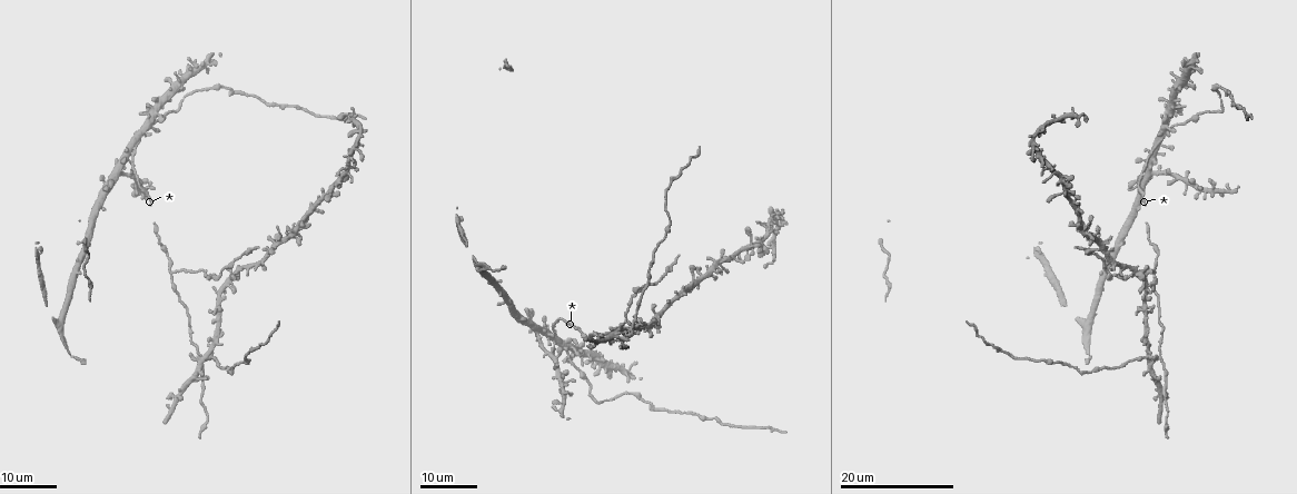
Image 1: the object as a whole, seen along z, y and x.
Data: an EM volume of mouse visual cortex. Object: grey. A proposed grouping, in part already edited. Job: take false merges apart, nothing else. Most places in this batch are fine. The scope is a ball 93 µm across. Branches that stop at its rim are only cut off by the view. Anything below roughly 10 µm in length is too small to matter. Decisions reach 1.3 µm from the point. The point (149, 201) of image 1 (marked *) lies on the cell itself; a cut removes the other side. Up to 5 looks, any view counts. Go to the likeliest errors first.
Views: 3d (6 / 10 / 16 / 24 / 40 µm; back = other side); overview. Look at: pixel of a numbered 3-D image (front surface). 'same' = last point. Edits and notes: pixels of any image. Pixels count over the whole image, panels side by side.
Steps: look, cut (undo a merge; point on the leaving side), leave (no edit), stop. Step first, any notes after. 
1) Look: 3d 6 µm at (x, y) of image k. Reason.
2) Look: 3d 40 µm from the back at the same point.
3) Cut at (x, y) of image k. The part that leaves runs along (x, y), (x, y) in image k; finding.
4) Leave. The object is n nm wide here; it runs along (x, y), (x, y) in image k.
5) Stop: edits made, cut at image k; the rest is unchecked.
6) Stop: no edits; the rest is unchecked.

Look: 3d 24 µm at (134, 153) of image 1. Side arm on a straight run.

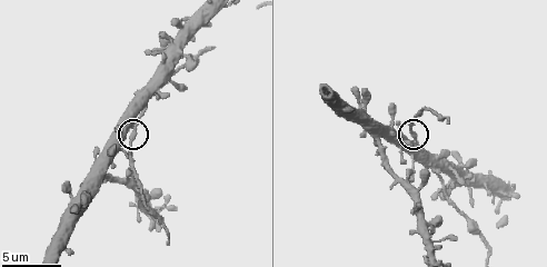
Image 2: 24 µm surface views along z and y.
Look: 3d 10 µm at (412, 135) of image 2.

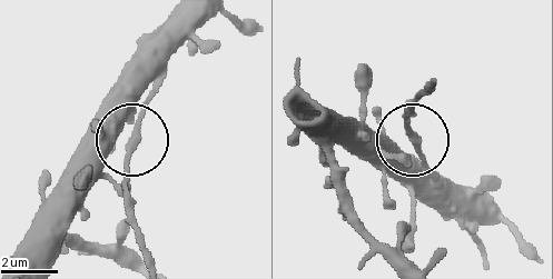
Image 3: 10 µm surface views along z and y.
Leave. The object is 180 nm wide here; it runs along (151, 261), (127, 182), (134, 132), (112, 91) in image 3; one cell here.

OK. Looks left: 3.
Look: 3d 24 µm at (630, 327) of image 1. Four or more arms meet.

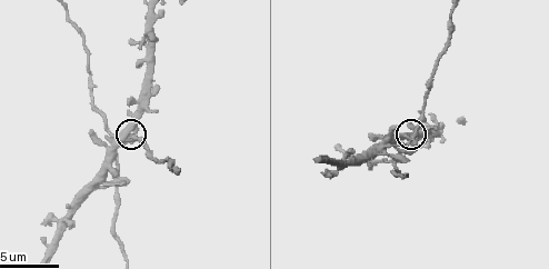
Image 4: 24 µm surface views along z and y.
Look: 3d 6 µm at (412, 135) of image 4.

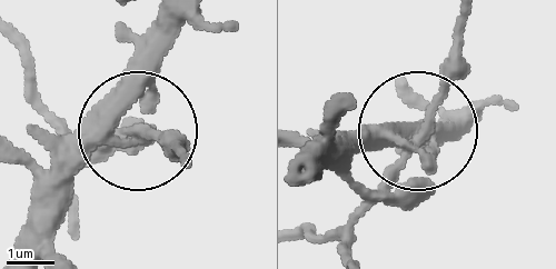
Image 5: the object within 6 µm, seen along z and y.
Leave. The object is 360 nm wide here; it runs along (301, 230), (341, 230), (389, 170), (428, 110), (460, 15) in image 5; one cell here.

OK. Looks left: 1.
Stop: no edits; the rest is unchecked.

